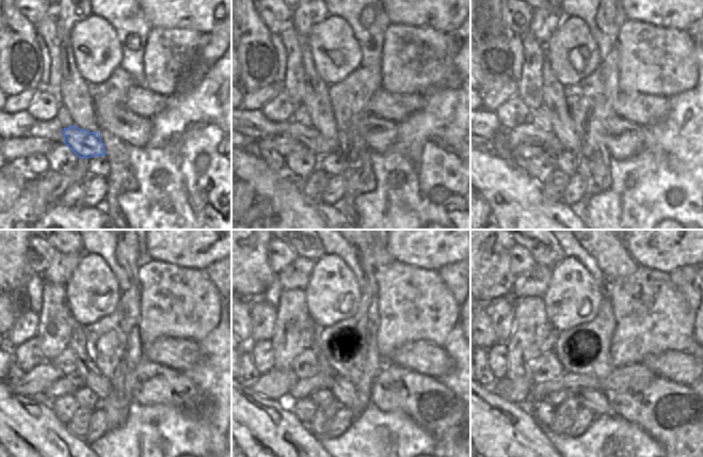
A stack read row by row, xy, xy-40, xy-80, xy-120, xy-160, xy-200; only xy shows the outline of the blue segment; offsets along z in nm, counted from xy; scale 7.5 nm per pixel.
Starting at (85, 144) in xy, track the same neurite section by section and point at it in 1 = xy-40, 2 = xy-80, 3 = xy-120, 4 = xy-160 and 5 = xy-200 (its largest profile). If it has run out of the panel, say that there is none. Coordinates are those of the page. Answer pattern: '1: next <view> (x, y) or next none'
1: next xy-40 (308, 137)
2: next xy-80 (527, 134)
3: next xy-120 (34, 383)
4: next xy-160 (275, 384)
5: next xy-200 (518, 390)

